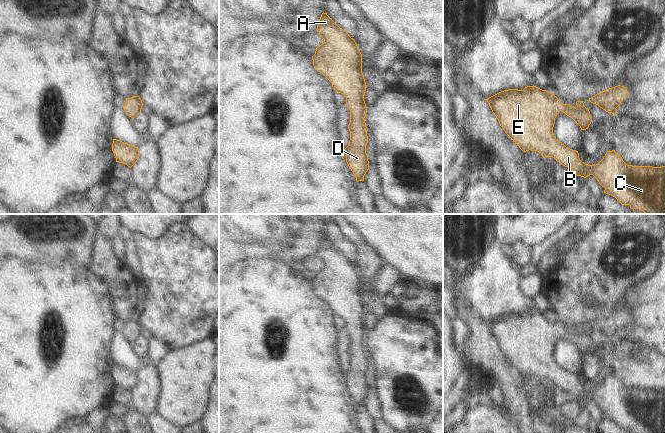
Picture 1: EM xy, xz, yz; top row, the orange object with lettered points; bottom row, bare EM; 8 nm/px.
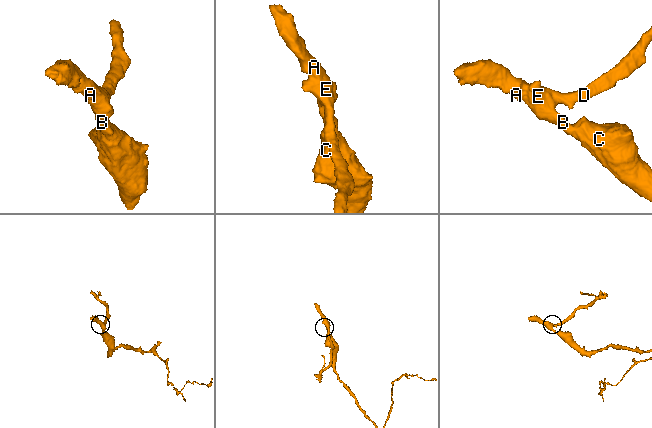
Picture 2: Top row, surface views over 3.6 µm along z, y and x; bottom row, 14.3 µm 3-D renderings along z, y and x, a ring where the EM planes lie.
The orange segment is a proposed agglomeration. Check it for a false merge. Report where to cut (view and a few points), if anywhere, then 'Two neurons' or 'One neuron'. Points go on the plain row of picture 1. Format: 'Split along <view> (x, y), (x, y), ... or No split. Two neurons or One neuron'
No split. One neuron.

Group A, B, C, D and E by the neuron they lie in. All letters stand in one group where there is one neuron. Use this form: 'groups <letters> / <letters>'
groups A B C D E

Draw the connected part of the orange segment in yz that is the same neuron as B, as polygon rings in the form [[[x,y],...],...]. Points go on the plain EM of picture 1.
[[[527,310],[523,314],[504,314],[484,324],[489,327],[505,357],[523,376],[531,374],[539,376],[543,382],[553,381],[577,400],[586,402],[593,399],[605,412],[604,417],[615,421],[622,429],[629,429],[631,433],[665,433],[665,390],[627,389],[615,374],[607,375],[598,388],[588,389],[580,384],[578,375],[566,371],[556,363],[553,351],[560,335],[571,341],[581,354],[588,353],[592,343],[583,325],[577,325],[575,332],[563,328],[554,318],[536,310]]]

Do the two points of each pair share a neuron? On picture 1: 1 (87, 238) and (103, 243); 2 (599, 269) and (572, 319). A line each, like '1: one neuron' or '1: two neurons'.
1: two neurons
2: one neuron

